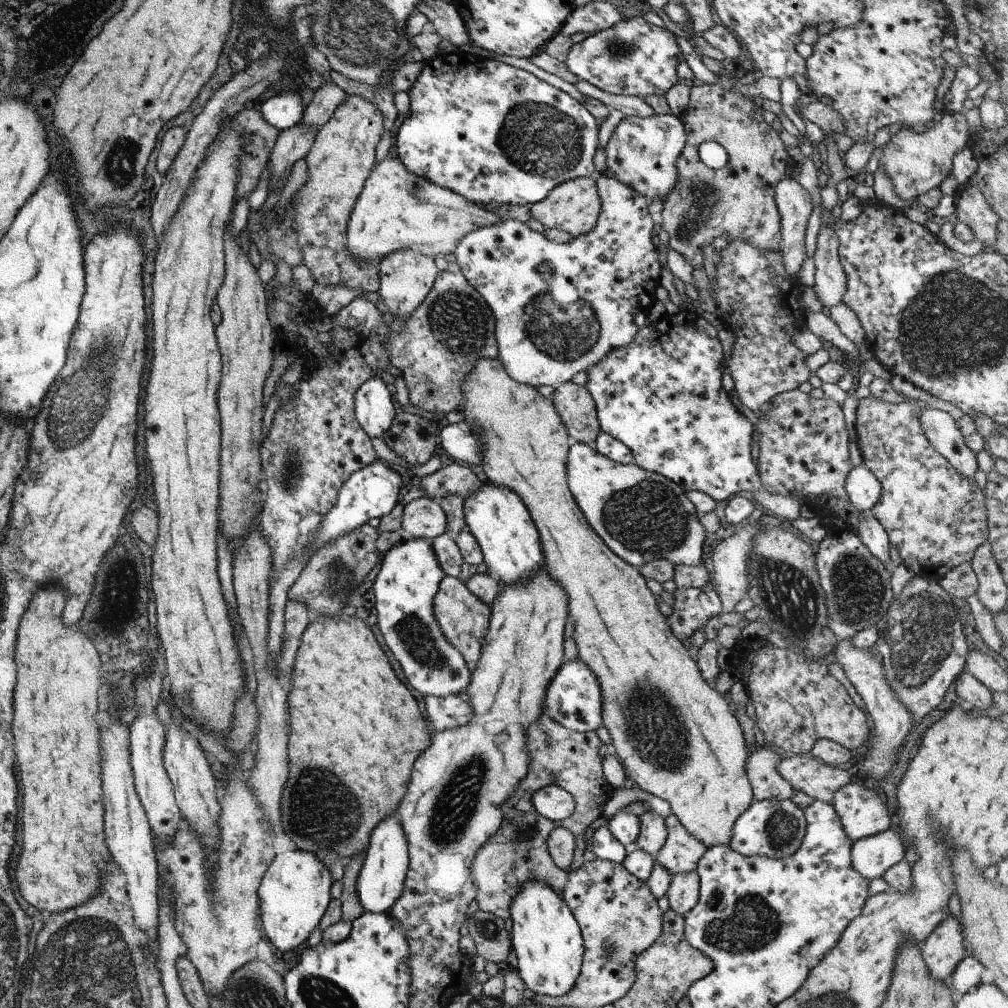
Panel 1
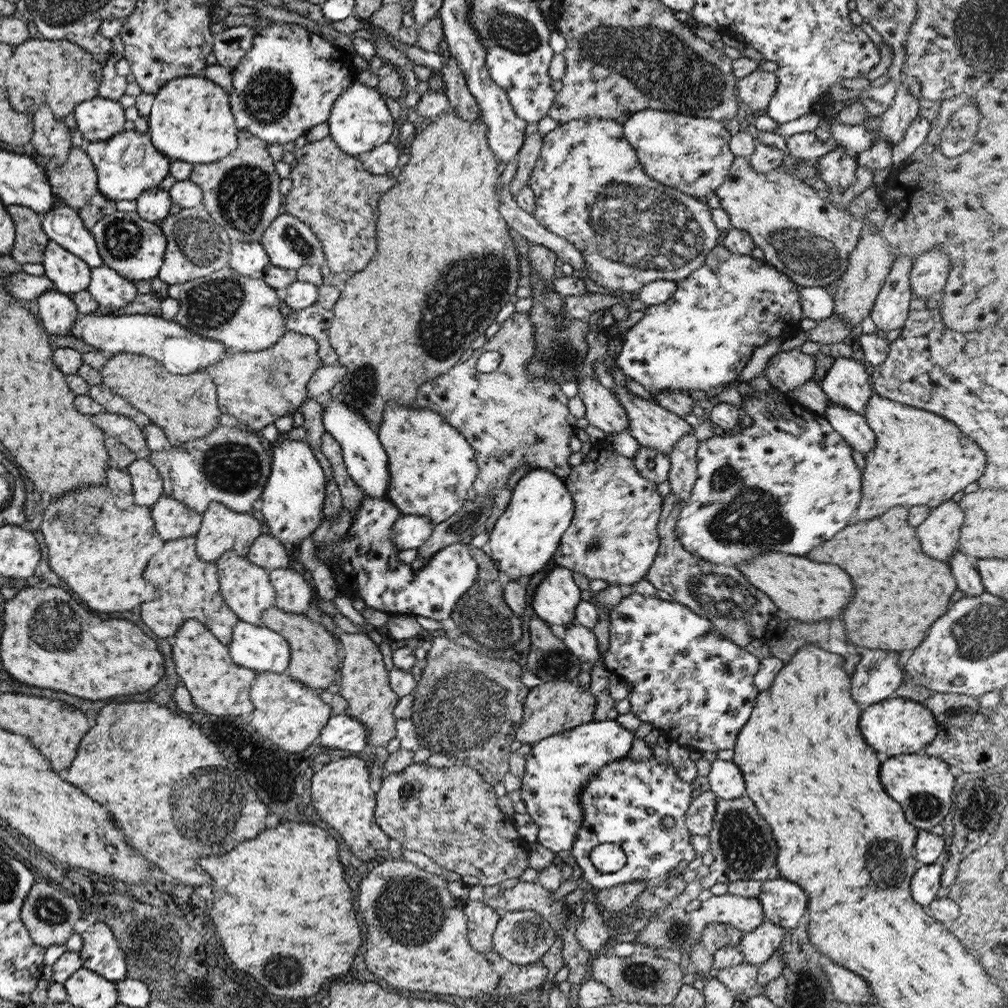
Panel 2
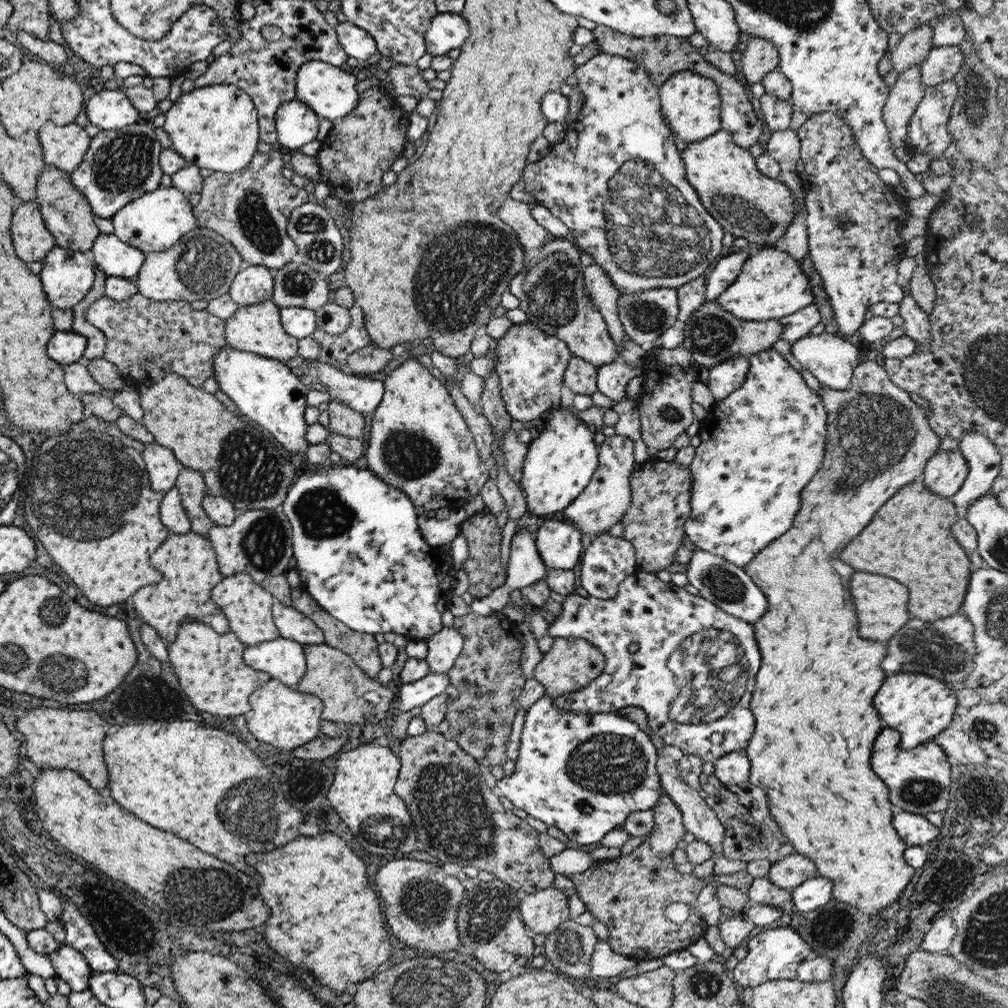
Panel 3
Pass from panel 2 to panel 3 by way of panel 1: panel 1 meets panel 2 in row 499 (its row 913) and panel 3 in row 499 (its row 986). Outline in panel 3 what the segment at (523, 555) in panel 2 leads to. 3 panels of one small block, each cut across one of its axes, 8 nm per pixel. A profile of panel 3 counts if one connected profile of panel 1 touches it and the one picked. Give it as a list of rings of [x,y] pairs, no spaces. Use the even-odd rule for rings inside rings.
[[[559,407],[549,412],[537,437],[528,442],[522,462],[520,483],[525,492],[526,510],[531,510],[532,519],[560,514],[590,482],[597,465],[598,453],[593,443],[593,433],[586,424],[571,410]]]

